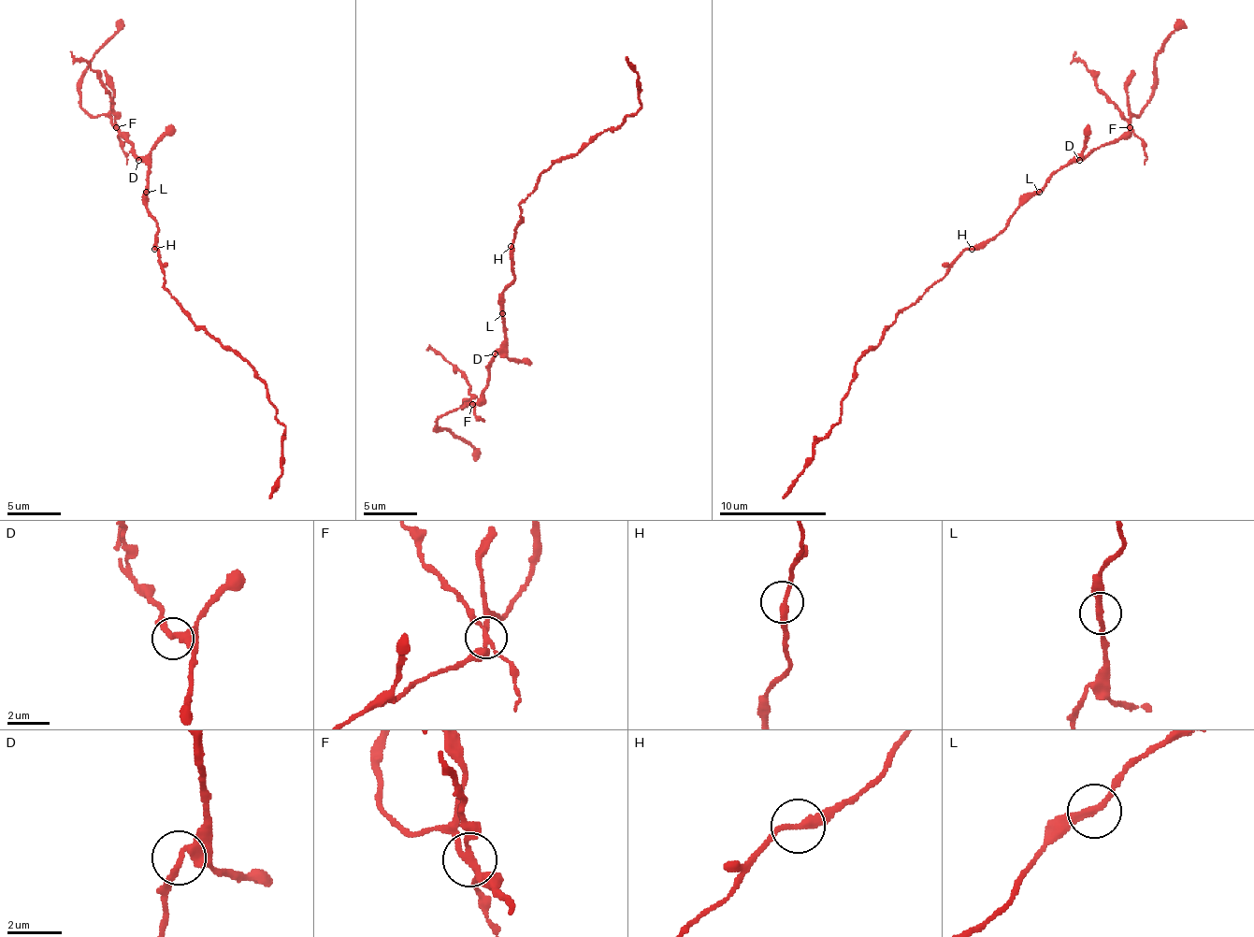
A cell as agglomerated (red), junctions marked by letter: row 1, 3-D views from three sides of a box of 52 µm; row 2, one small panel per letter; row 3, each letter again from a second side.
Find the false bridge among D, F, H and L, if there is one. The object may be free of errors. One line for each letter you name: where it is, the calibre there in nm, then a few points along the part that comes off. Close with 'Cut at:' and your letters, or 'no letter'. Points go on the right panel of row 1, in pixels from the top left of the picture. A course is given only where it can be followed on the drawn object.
F: at (1130, 127); 240 nm thick; foreign part runs (1131, 127), (1079, 60), (1076, 52)
Cut at: F

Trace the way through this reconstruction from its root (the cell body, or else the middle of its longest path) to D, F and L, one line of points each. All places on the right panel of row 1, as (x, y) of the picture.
D: (972, 249), (982, 249), (1058, 170), (1079, 160)
F: (972, 249), (982, 249), (1058, 170), (1088, 157), (1106, 144), (1114, 144), (1131, 127)
L: (972, 249), (982, 249), (1039, 192)

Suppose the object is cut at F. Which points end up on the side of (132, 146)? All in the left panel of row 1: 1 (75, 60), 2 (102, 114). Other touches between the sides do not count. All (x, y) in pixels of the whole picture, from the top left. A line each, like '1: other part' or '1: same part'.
1: other part
2: same part

